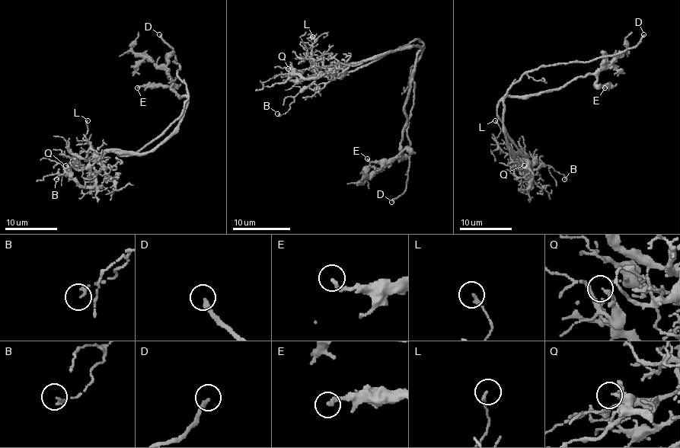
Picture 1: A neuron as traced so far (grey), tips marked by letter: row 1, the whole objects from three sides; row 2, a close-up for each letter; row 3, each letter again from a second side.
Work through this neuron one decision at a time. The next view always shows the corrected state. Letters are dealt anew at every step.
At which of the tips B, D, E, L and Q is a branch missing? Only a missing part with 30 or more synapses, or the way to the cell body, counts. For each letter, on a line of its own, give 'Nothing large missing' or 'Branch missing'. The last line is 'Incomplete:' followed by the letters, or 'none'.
B: Nothing large missing
D: Branch missing
E: Nothing large missing
L: Nothing large missing
Q: Nothing large missing
Incomplete: D

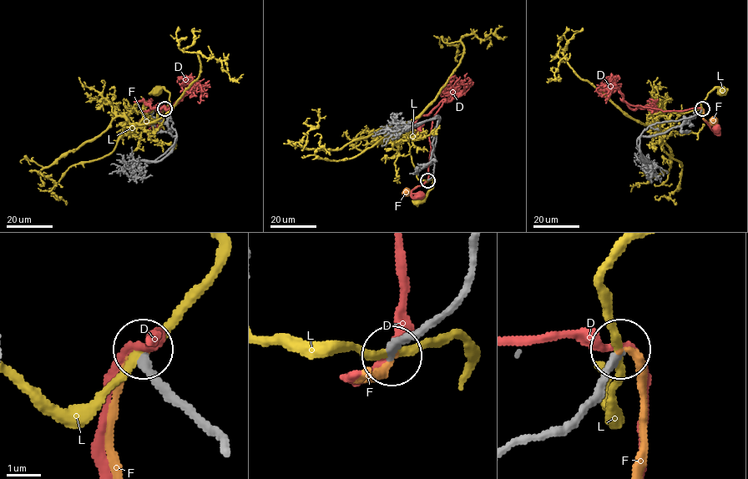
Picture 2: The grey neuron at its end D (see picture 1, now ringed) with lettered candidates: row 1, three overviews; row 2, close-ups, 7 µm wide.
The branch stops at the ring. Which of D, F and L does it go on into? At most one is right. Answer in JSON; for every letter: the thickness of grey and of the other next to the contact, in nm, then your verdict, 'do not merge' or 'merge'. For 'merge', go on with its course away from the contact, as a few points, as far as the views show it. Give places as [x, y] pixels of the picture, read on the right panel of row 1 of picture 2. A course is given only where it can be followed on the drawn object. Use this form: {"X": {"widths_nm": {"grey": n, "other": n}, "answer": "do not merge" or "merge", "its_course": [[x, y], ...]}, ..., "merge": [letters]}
{"D": {"widths_nm": {"grey": 240, "other": 240}, "answer": "do not merge"}, "F": {"widths_nm": {"grey": 240, "other": 190}, "answer": "merge", "its_course": [[701, 109], [707, 123], [713, 121]]}, "L": {"widths_nm": {"grey": 260, "other": 240}, "answer": "do not merge"}, "merge": ["F"]}

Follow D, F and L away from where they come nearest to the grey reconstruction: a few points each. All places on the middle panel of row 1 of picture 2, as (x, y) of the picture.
D: (427, 180), (411, 190), (419, 196)
F: (427, 180), (407, 192)
L: (427, 180), (433, 180), (433, 187), (420, 199)

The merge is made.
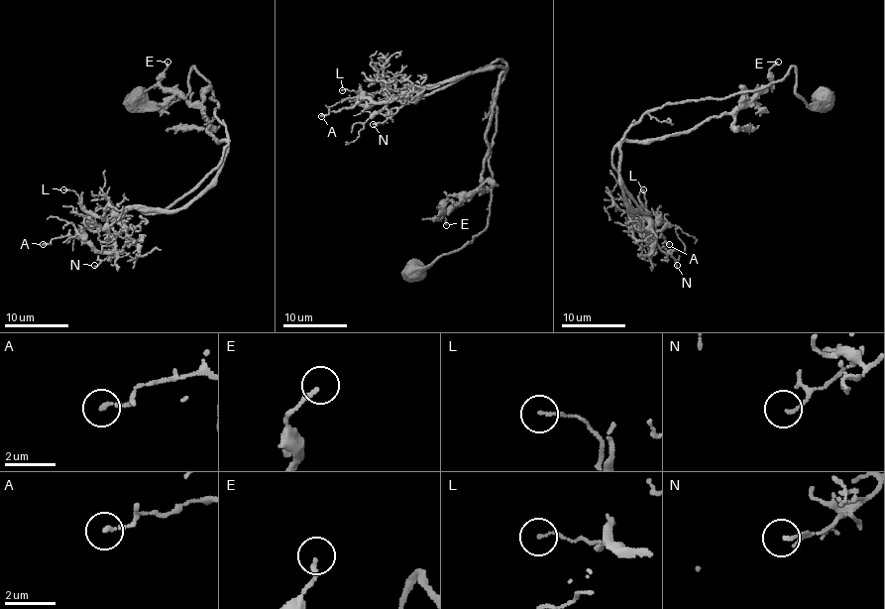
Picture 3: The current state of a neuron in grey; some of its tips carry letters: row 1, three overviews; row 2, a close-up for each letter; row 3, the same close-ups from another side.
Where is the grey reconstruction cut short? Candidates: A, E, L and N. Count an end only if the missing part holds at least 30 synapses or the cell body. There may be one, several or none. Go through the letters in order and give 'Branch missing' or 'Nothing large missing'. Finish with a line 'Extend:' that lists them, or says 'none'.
A: Nothing large missing
E: Nothing large missing
L: Nothing large missing
N: Nothing large missing
Extend: none

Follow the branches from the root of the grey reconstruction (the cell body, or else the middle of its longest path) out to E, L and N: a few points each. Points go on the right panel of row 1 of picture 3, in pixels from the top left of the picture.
E: (823, 98), (807, 105), (795, 92), (792, 66), (776, 82), (744, 88), (747, 103), (769, 82), (778, 61)
L: (823, 98), (807, 105), (792, 66), (752, 90), (646, 111), (618, 166), (643, 218), (643, 189)
N: (823, 98), (807, 105), (792, 66), (752, 90), (665, 103), (630, 127), (620, 145), (623, 197), (677, 265)

